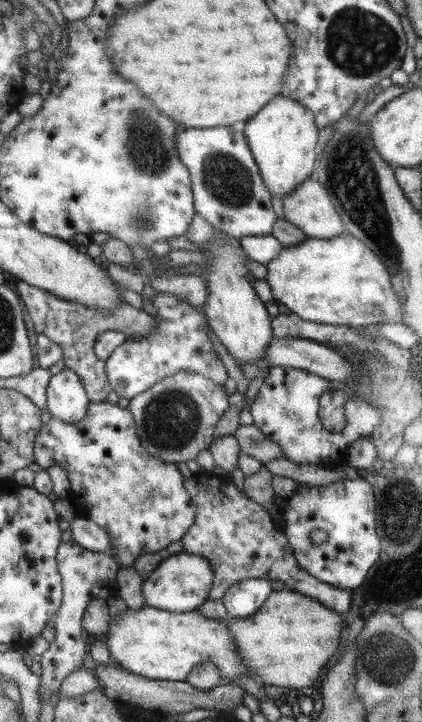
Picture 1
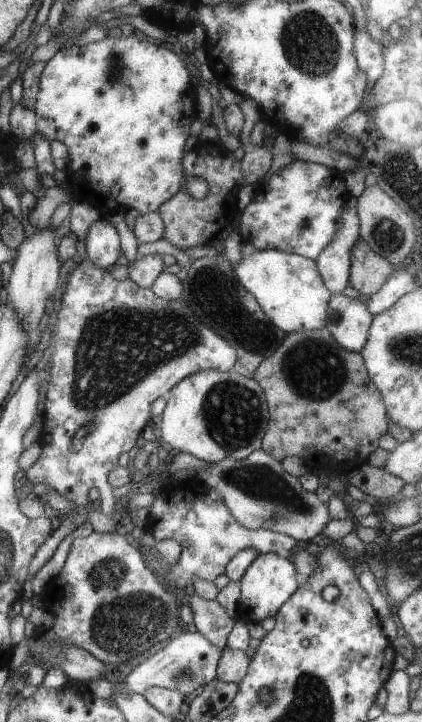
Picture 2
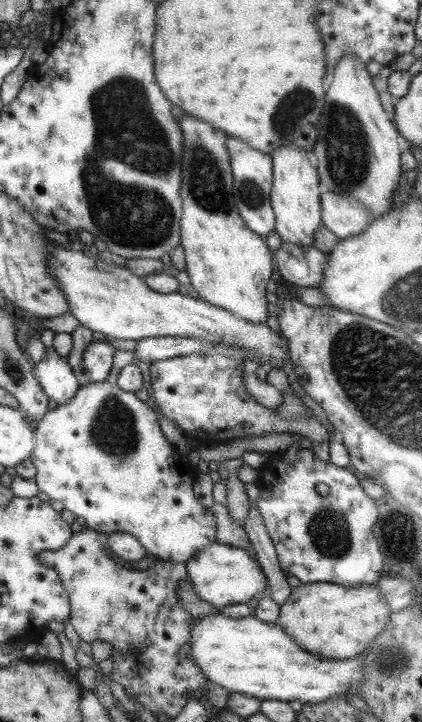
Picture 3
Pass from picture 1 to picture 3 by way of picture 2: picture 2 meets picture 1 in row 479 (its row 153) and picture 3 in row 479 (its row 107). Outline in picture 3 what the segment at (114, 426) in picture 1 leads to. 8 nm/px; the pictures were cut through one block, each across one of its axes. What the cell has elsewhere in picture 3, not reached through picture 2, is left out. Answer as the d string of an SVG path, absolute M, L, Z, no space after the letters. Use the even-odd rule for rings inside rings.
M86 382L81 384L75 391L75 395L64 404L57 406L54 410L48 410L44 412L43 416L35 422L35 428L33 431L33 438L35 444L33 444L33 450L28 456L28 460L33 463L36 468L36 474L34 476L35 484L38 491L46 494L50 500L58 500L63 504L65 510L69 510L71 514L83 518L87 529L103 533L105 535L111 532L123 532L134 536L139 544L143 546L147 554L155 556L157 559L177 562L186 564L187 560L191 556L195 556L195 552L201 552L209 544L216 542L215 540L215 516L211 509L205 509L203 505L197 502L195 495L193 494L193 479L197 473L196 469L186 461L182 460L181 456L177 454L177 451L171 447L169 442L163 437L161 429L159 429L159 423L157 422L157 413L153 411L148 404L143 404L141 400L132 392L125 392L122 388L119 388L116 384L109 384L103 382Z

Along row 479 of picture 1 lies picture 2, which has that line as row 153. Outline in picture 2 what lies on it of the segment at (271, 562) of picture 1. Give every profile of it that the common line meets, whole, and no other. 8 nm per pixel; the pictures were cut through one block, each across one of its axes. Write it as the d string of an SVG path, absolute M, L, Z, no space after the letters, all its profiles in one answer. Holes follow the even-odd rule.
M197 142L191 150L182 156L183 174L185 176L199 176L207 182L205 198L195 200L187 194L185 188L178 190L169 200L156 208L159 218L163 221L163 236L169 244L179 250L205 247L219 234L222 229L229 229L231 220L239 212L236 206L237 191L245 185L241 174L240 160L222 146L209 142Z

